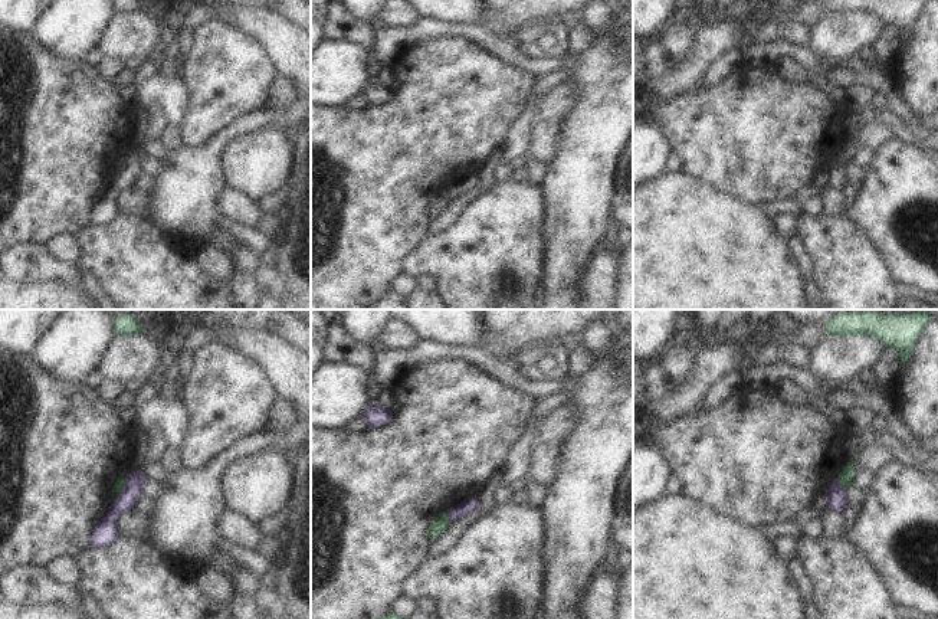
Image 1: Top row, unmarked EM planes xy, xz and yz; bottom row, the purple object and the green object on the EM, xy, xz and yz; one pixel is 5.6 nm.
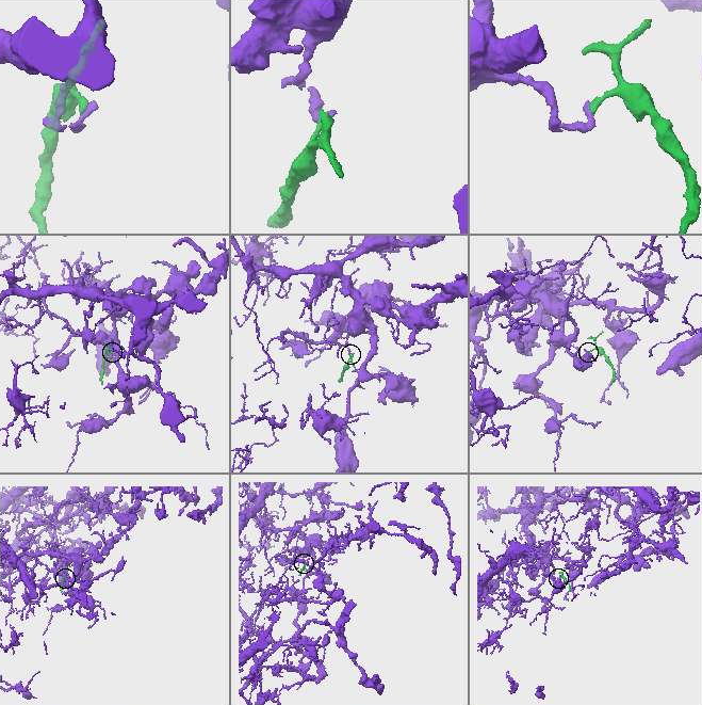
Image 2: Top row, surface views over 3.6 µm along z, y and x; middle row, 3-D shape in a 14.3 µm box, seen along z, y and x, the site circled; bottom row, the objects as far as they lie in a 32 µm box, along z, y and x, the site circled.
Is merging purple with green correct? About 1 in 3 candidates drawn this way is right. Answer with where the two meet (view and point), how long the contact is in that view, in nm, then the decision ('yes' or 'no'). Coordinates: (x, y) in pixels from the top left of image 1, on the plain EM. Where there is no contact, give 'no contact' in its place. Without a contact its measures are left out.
contact xy (124, 161); length 100 nm; no

